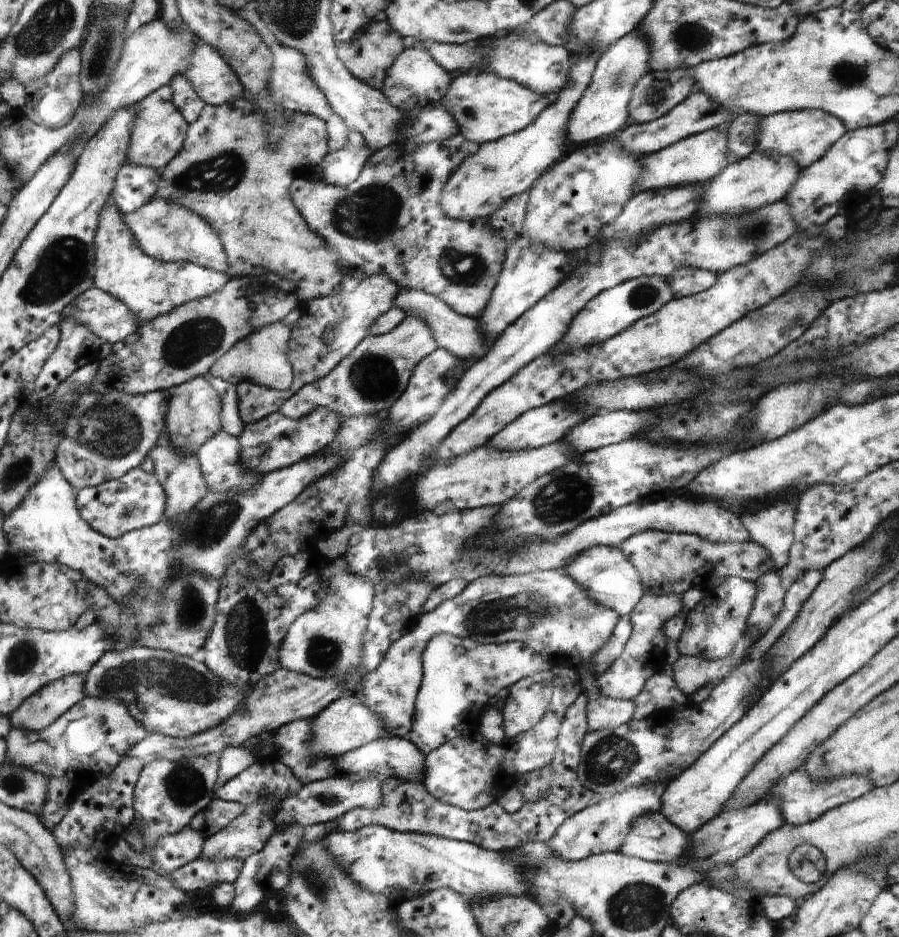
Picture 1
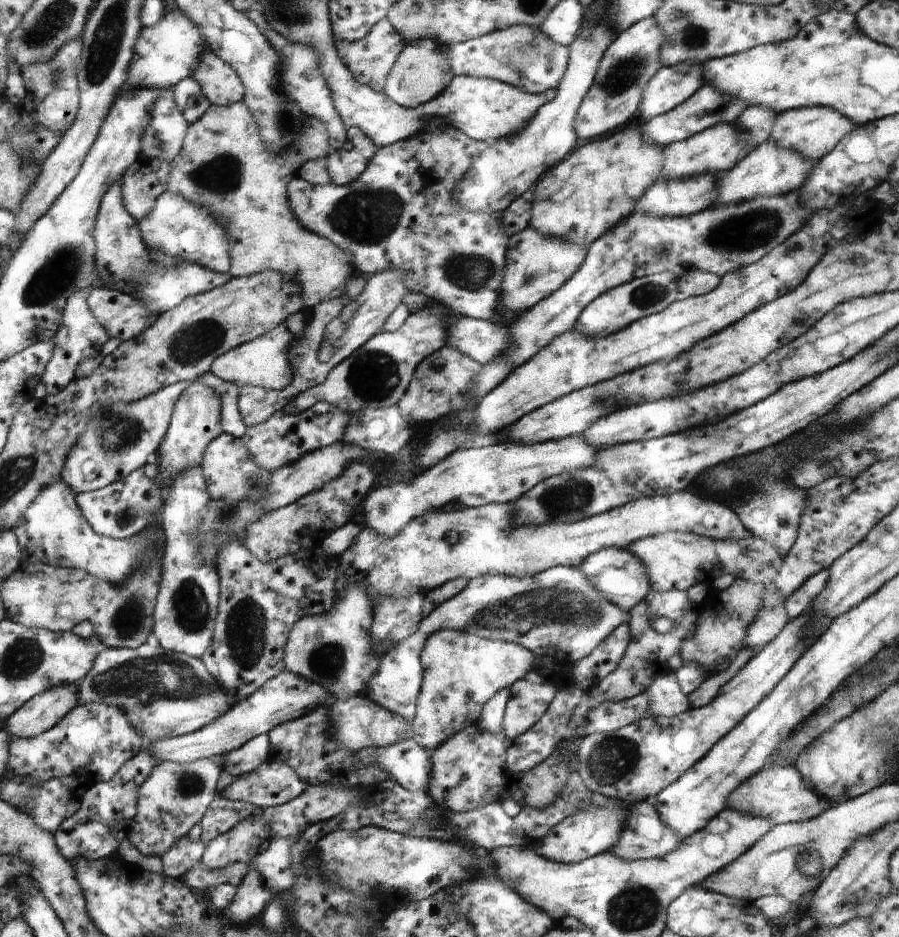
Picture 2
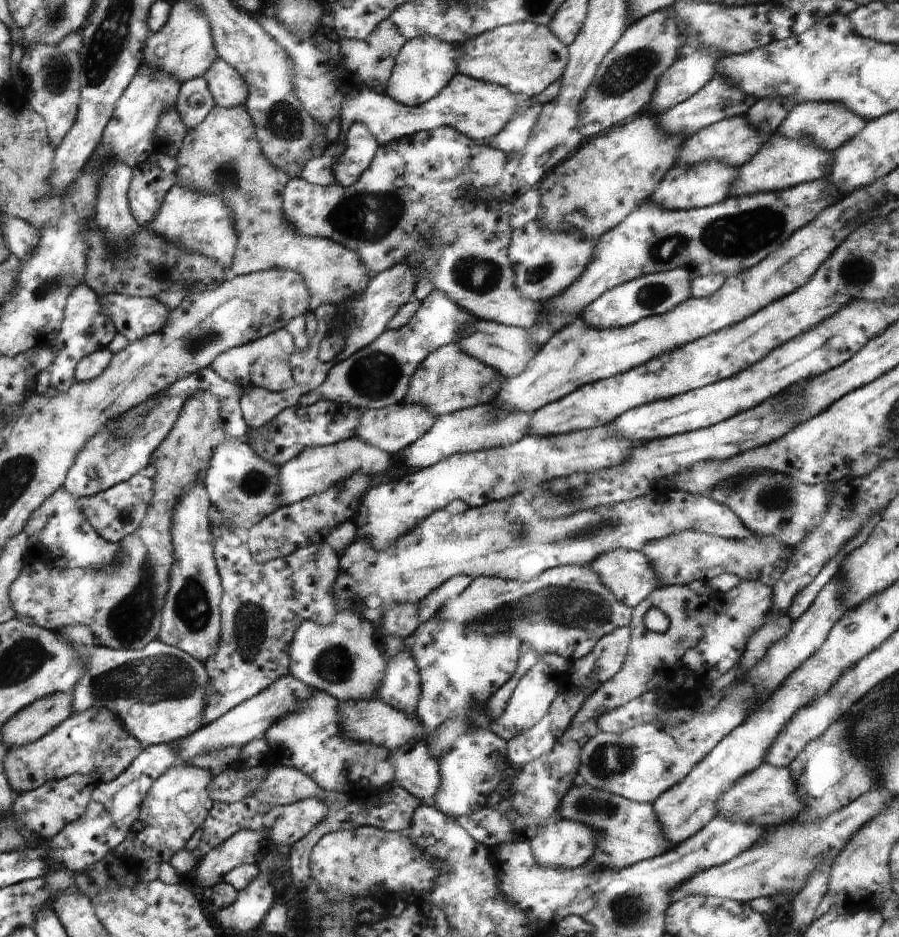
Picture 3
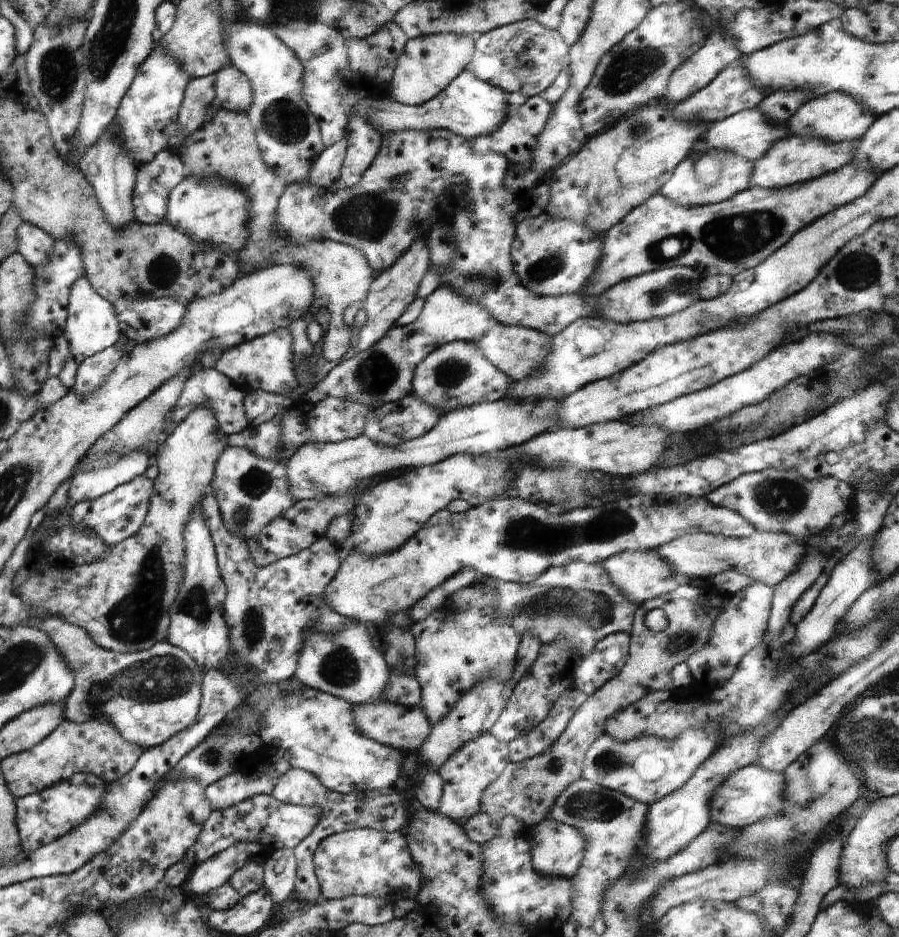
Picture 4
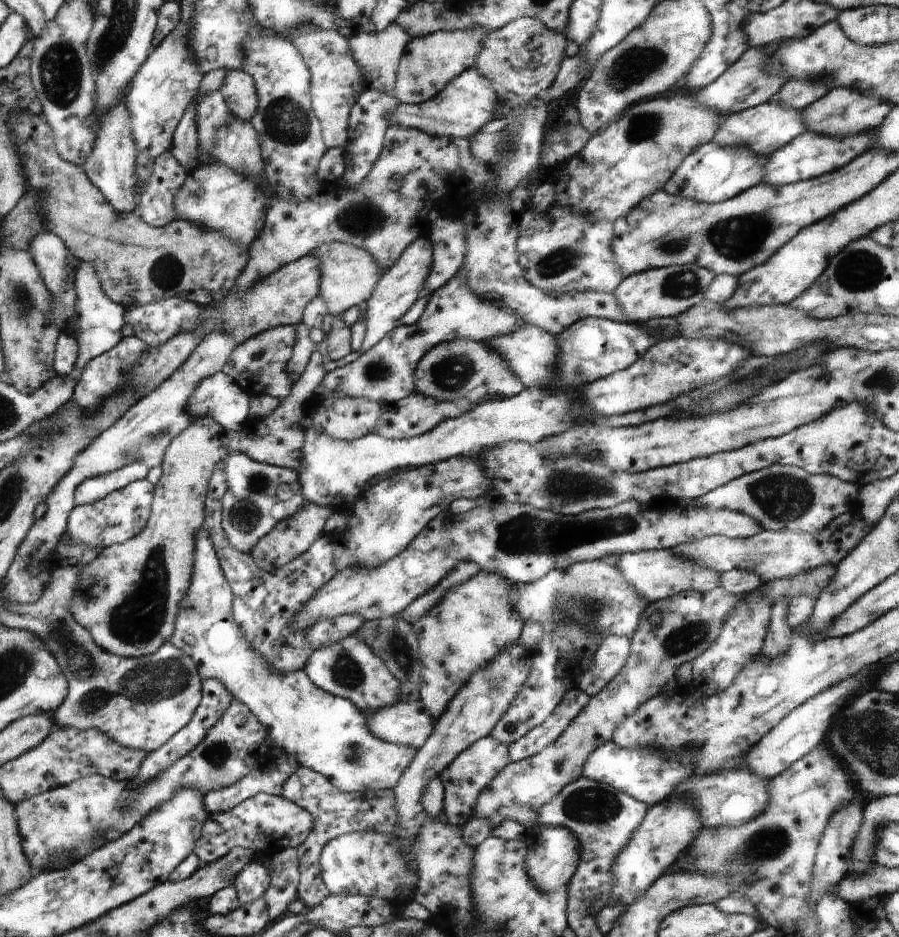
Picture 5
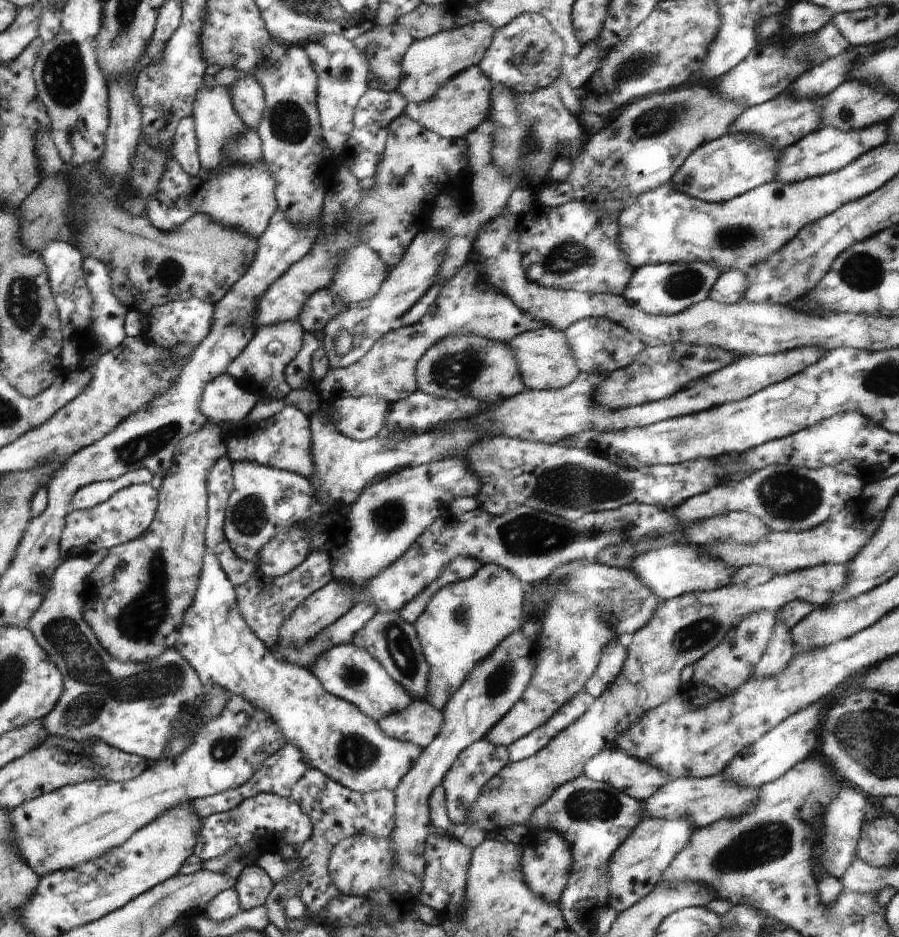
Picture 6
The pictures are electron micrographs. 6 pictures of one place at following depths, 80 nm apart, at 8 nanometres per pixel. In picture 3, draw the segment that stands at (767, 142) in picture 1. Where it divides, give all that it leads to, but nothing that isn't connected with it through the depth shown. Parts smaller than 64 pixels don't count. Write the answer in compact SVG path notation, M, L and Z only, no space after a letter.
M806 102L806 104L795 105L786 114L786 118L782 120L776 132L794 142L814 144L814 146L820 146L822 150L836 151L844 142L854 138L866 126L867 122L864 118L858 118L856 114L846 110L846 106L842 106L842 104Z

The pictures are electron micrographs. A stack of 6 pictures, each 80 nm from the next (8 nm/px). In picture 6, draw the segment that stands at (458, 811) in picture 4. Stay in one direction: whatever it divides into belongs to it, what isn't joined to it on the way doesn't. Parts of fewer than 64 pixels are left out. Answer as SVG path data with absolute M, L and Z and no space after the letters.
M481 739L474 742L453 763L452 769L445 775L441 786L445 791L447 814L454 825L468 824L470 810L481 797L484 787L508 765L509 748L503 745L494 745L488 740Z

